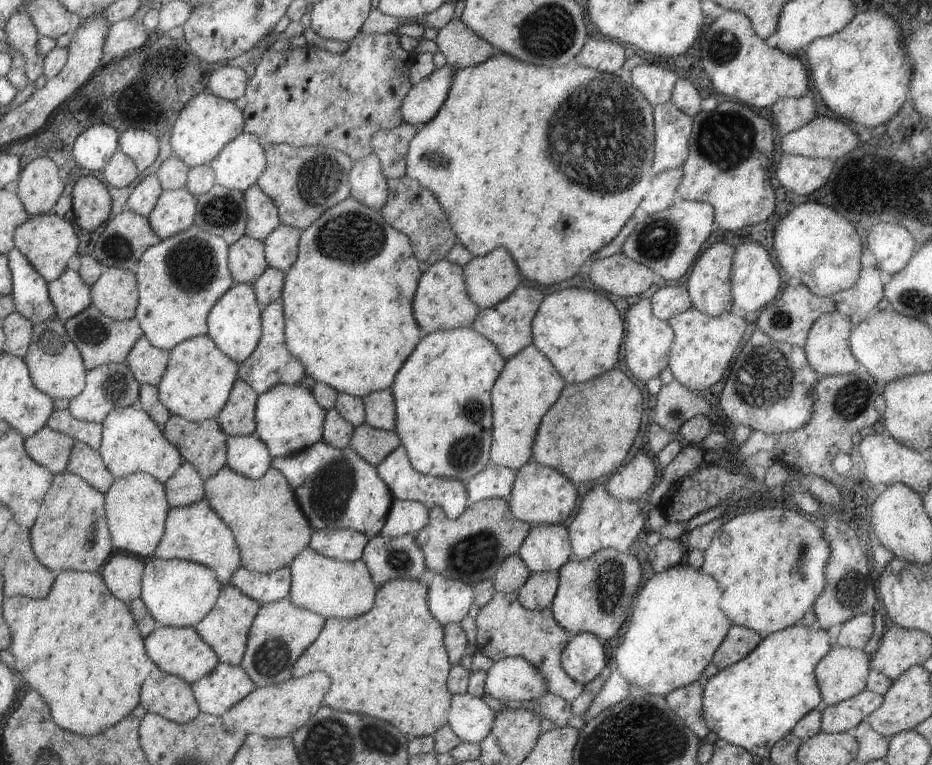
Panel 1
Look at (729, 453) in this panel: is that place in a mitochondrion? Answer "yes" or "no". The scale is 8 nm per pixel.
no

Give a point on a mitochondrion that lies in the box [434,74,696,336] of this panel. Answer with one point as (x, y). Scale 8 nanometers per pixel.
(616, 147)

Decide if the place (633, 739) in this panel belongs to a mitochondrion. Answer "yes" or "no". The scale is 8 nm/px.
yes

